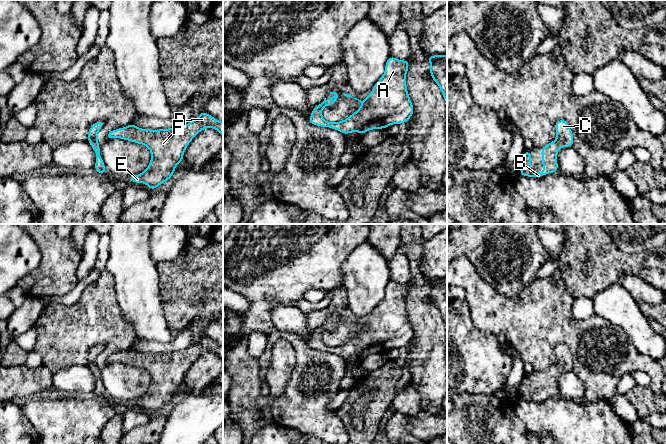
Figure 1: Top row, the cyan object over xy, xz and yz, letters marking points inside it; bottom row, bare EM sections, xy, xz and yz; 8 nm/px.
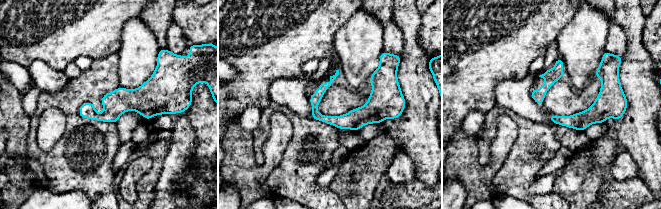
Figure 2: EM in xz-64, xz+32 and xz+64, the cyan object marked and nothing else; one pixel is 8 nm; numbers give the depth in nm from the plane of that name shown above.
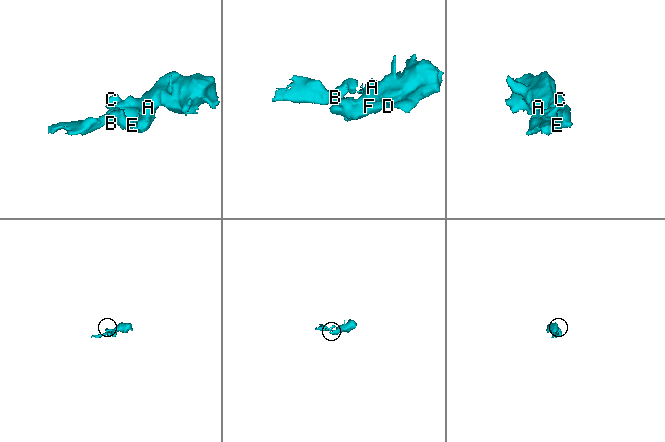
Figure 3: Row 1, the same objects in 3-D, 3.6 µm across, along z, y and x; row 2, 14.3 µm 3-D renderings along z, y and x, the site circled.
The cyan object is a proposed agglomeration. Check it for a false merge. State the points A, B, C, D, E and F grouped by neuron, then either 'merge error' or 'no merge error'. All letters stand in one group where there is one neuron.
A B C D E F | no merge error

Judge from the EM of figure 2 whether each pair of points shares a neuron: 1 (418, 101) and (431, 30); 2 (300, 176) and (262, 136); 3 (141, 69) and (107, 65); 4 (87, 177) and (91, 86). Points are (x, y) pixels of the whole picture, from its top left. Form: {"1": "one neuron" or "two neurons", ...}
{"1": "two neurons", "2": "one neuron", "3": "two neurons", "4": "one neuron"}

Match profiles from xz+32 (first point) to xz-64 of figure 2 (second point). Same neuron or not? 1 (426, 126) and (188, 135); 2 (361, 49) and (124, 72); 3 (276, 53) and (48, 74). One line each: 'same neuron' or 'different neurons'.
1: different neurons
2: same neuron
3: different neurons

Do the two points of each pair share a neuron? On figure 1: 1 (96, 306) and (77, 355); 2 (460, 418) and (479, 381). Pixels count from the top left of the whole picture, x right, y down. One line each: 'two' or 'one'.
1: one
2: two

